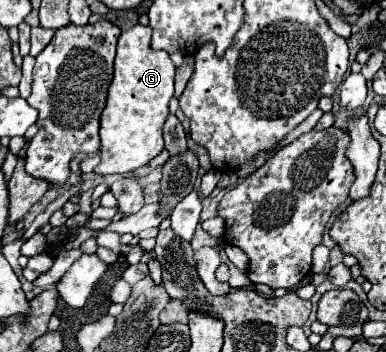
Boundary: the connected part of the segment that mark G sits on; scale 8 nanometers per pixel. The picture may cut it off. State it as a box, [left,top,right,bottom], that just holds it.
[93,25,175,175]

